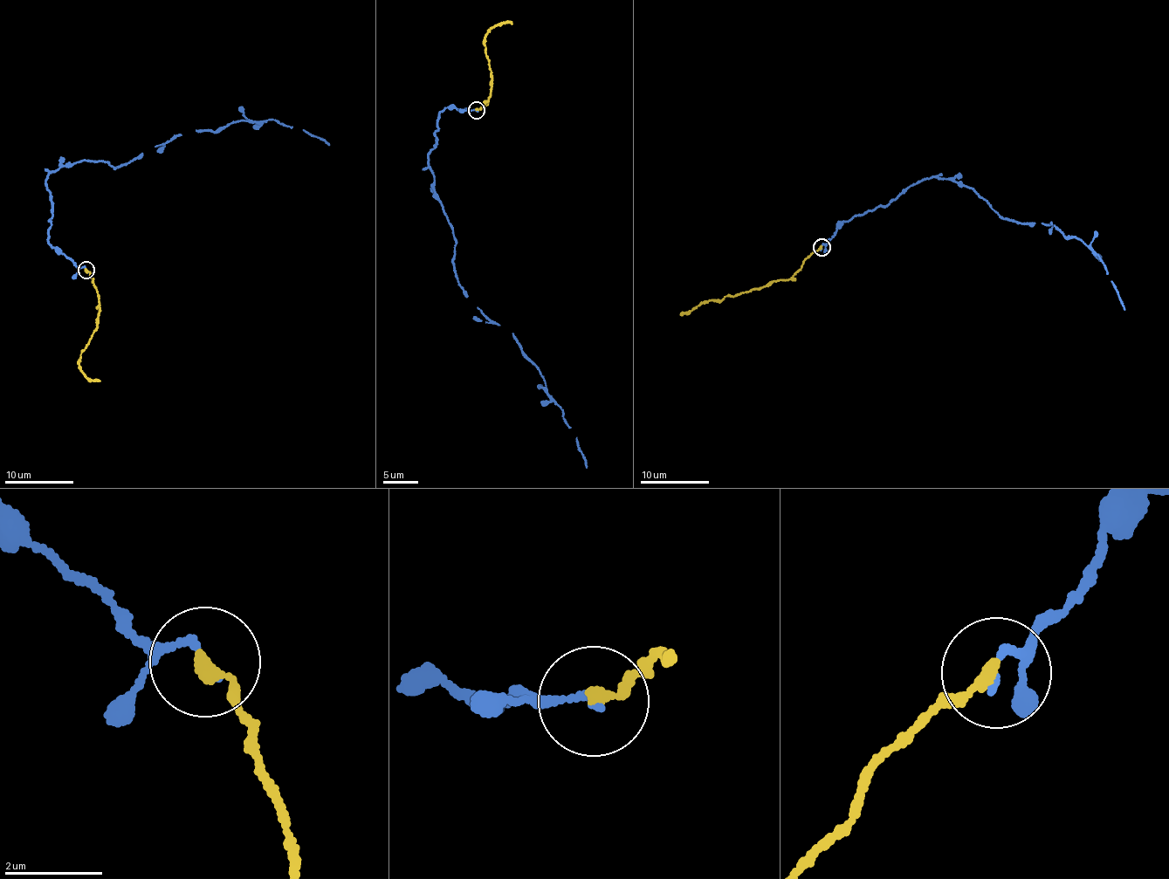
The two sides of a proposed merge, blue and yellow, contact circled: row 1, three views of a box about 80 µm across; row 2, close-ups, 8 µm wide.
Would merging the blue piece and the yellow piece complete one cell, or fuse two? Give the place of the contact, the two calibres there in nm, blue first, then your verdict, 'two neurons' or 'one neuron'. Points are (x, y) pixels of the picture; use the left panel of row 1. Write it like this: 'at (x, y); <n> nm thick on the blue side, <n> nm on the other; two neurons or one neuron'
at (85, 270); 130 nm thick on the blue side, 260 nm on the other; one neuron

